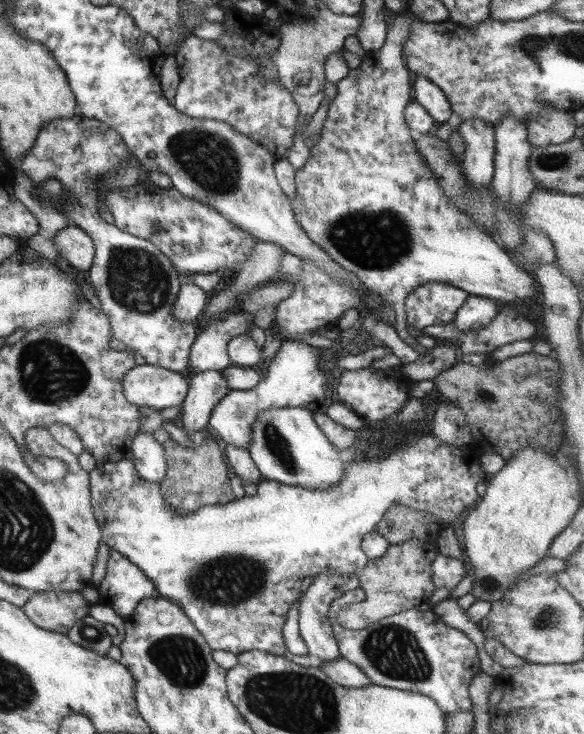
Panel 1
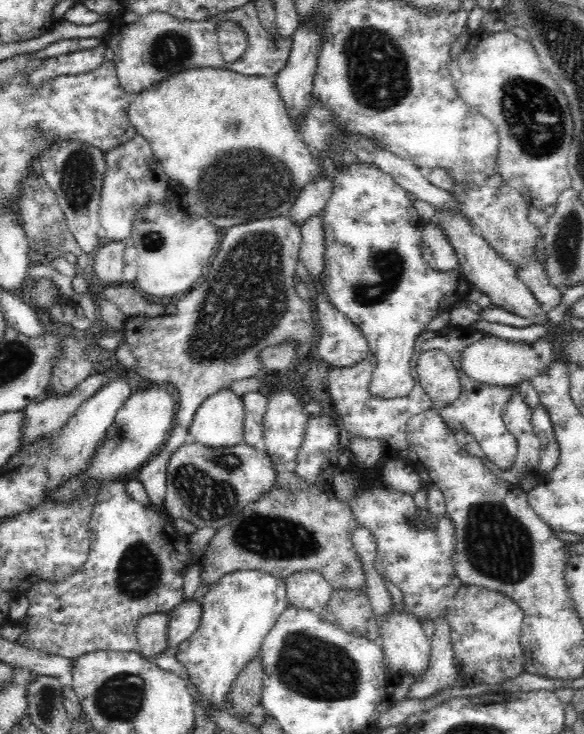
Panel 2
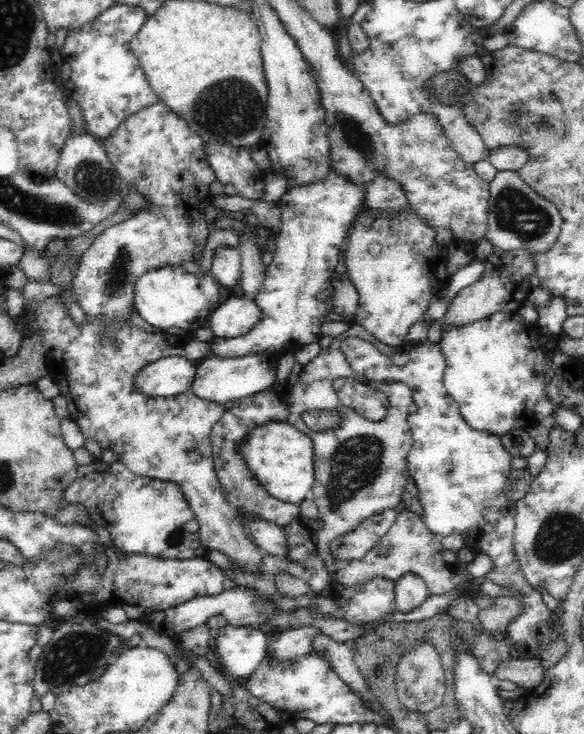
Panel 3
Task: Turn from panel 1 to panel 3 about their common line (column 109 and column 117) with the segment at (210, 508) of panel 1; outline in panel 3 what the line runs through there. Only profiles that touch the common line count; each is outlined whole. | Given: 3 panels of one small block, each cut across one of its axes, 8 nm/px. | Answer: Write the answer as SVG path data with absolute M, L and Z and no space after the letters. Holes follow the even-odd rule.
M95 460L77 468L77 477L64 491L68 503L84 503L92 520L104 523L113 543L129 554L187 560L203 557L208 549L198 537L199 524L184 498L180 485L172 481L136 475L121 462Z

